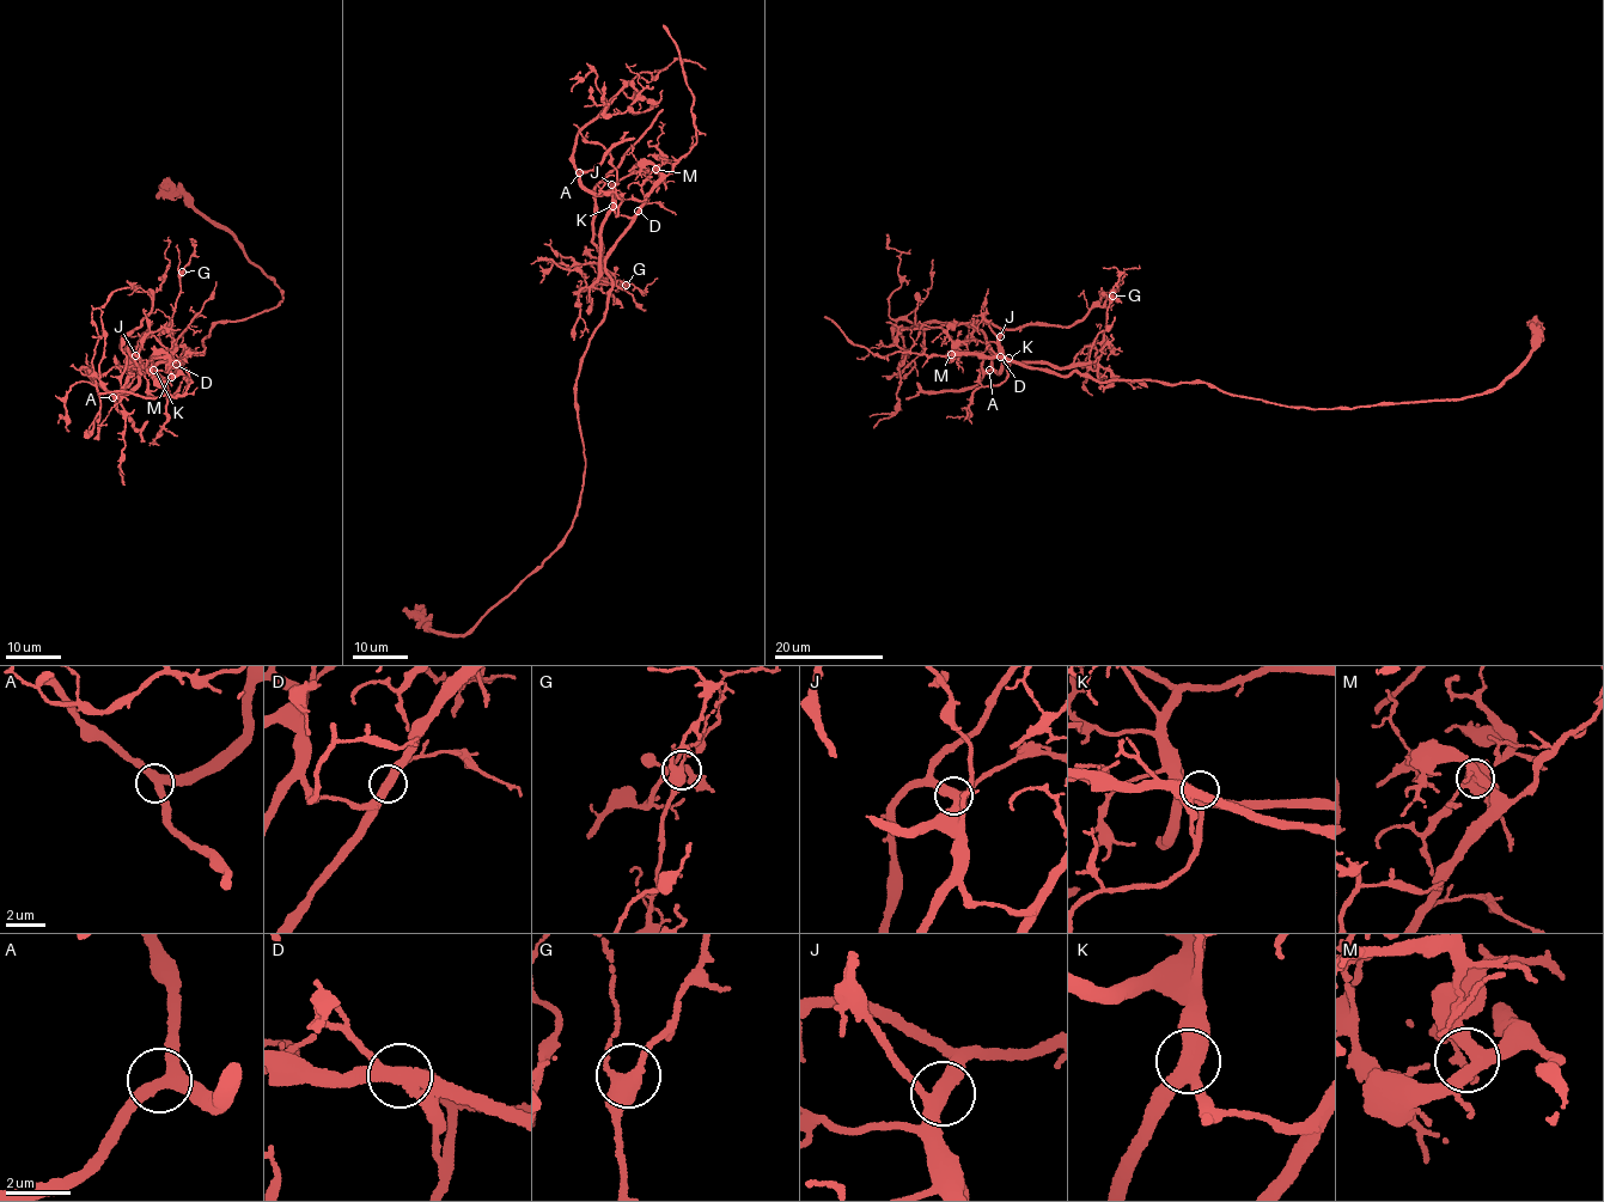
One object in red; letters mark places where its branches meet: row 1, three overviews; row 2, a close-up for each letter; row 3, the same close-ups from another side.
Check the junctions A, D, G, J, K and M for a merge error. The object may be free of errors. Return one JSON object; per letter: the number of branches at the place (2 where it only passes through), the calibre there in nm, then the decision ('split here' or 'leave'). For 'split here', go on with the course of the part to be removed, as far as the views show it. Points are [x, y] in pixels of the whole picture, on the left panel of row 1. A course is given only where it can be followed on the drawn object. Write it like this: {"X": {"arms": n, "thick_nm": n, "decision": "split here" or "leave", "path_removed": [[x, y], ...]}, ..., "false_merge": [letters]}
{"A": {"arms": 3, "thick_nm": 360, "decision": "leave"}, "D": {"arms": 3, "thick_nm": 380, "decision": "split here", "path_removed": [[177, 364], [205, 352], [211, 328], [281, 304], [284, 292], [230, 232], [205, 219], [183, 195], [156, 197]]}, "G": {"arms": 3, "thick_nm": 380, "decision": "leave"}, "J": {"arms": 3, "thick_nm": 380, "decision": "leave"}, "K": {"arms": 3, "thick_nm": 440, "decision": "leave"}, "M": {"arms": 3, "thick_nm": 360, "decision": "leave"}, "false_merge": ["D"]}

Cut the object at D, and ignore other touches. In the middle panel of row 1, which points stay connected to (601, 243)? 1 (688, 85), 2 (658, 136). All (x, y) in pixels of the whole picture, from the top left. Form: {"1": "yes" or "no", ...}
{"1": "no", "2": "no"}

